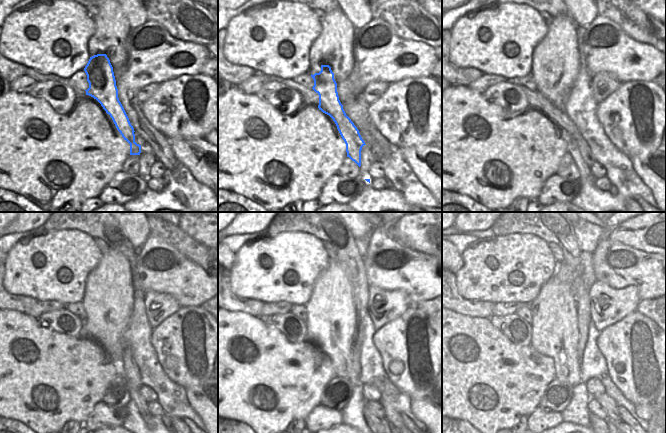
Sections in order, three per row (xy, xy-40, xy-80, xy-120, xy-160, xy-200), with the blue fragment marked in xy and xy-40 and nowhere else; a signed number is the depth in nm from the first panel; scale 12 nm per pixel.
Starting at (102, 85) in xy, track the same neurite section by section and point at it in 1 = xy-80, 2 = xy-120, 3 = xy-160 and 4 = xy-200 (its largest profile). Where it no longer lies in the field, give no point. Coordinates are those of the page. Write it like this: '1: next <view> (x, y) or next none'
1: next xy-80 (567, 126)
2: next xy-120 (135, 395)
3: next xy-160 (367, 414)
4: next xy-200 (591, 415)

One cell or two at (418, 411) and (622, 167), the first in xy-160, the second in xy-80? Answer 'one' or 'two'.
two

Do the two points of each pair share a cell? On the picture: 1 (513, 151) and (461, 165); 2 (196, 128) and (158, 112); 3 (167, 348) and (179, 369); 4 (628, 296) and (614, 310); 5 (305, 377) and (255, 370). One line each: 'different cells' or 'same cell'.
1: same cell
2: same cell
3: same cell
4: same cell
5: same cell

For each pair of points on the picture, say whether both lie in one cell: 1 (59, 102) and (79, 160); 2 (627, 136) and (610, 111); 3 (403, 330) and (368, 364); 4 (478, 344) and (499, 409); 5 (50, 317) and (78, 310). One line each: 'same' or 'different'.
1: different
2: same
3: different
4: same
5: different

